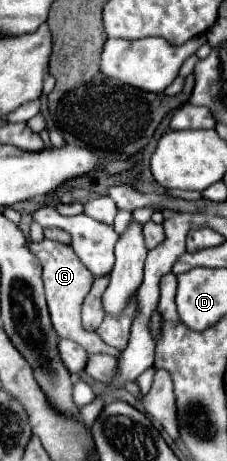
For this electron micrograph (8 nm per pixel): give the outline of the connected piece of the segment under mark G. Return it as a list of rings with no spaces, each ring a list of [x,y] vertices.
[[[44,239],[44,243],[34,243],[28,241],[28,249],[40,259],[42,263],[42,283],[44,283],[44,291],[46,291],[46,301],[48,301],[48,309],[50,309],[50,319],[54,325],[54,331],[64,337],[64,339],[74,339],[78,345],[82,345],[88,354],[106,353],[114,357],[118,357],[119,351],[106,343],[102,343],[96,333],[86,333],[80,325],[80,309],[84,303],[84,297],[88,295],[94,275],[86,269],[86,265],[76,257],[76,253],[72,251],[70,245],[58,243],[58,241],[50,241]]]

